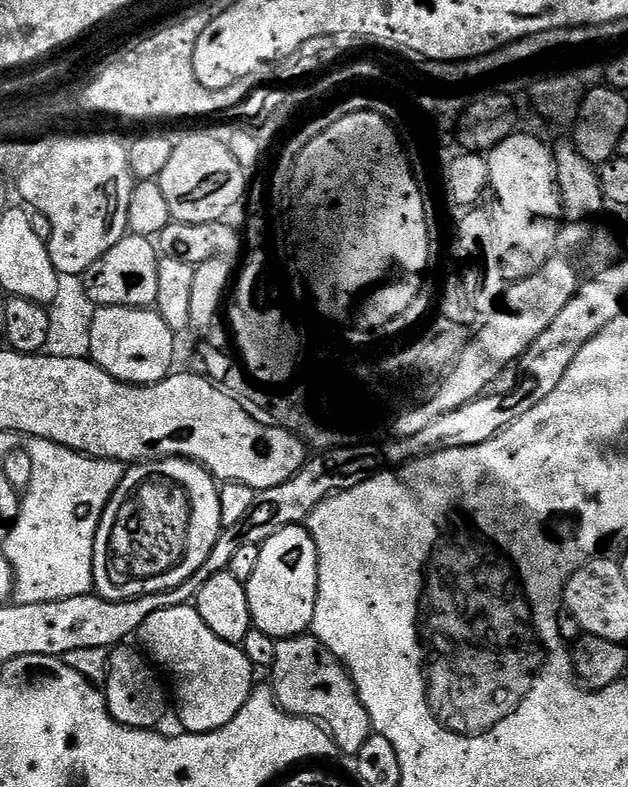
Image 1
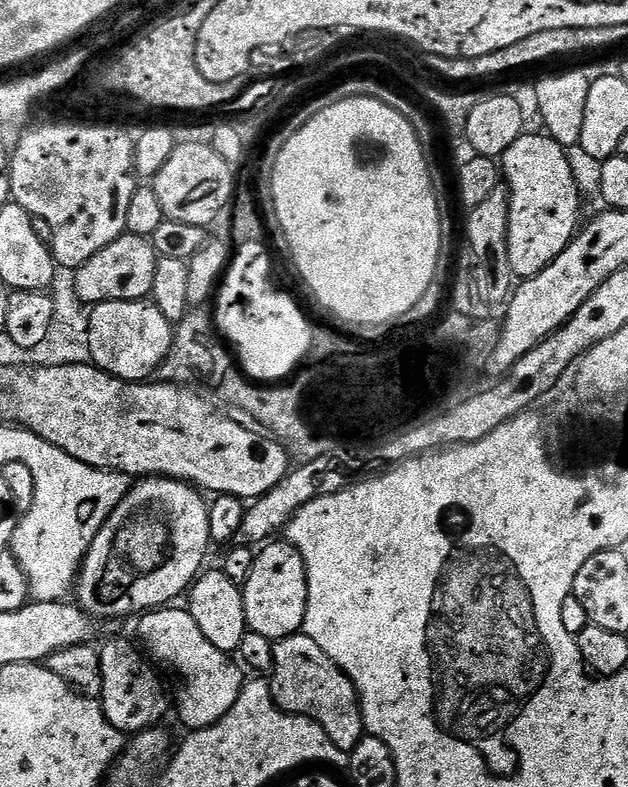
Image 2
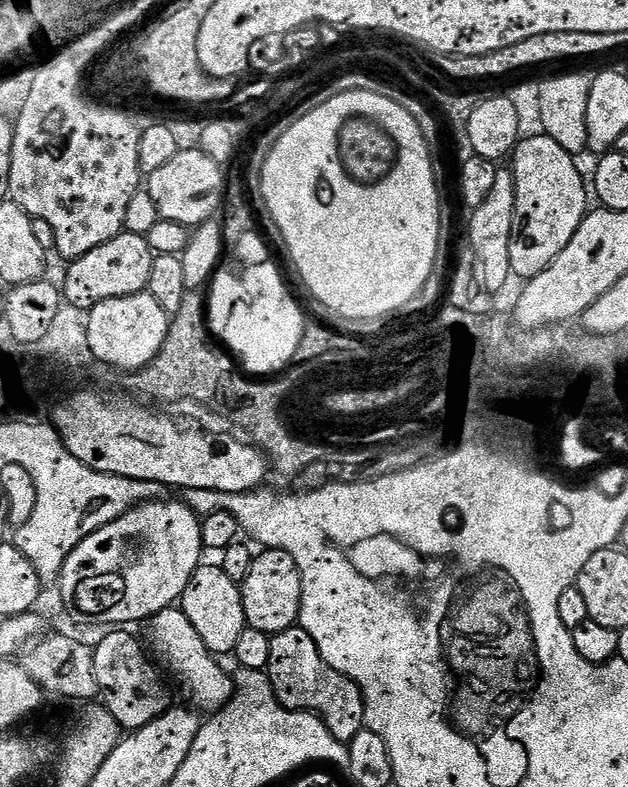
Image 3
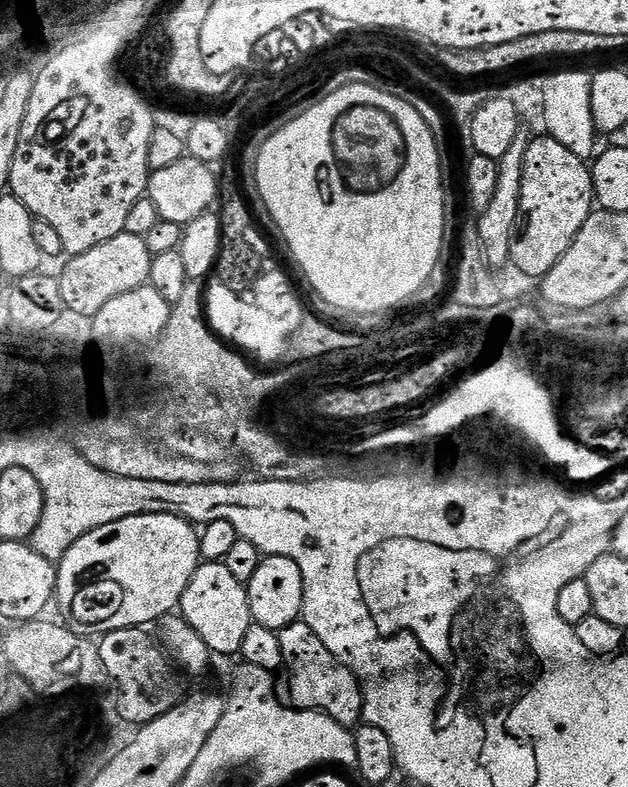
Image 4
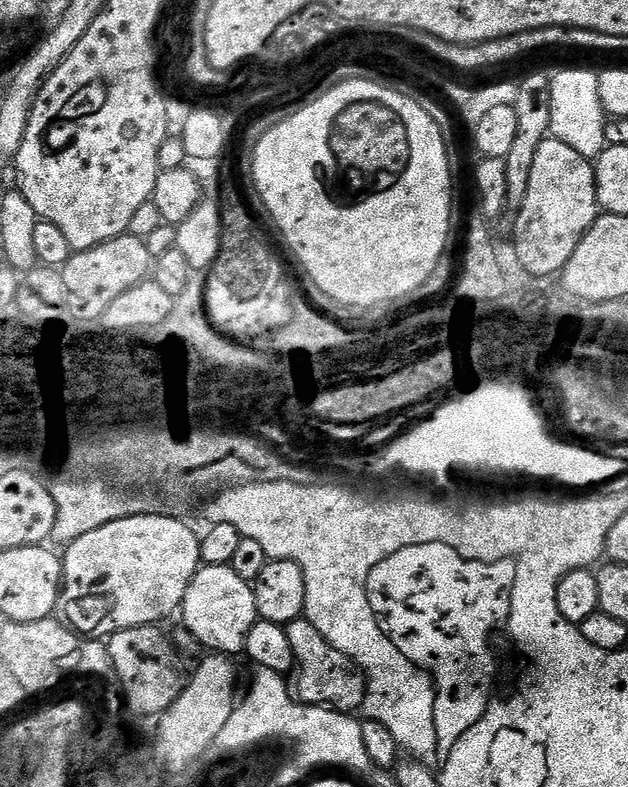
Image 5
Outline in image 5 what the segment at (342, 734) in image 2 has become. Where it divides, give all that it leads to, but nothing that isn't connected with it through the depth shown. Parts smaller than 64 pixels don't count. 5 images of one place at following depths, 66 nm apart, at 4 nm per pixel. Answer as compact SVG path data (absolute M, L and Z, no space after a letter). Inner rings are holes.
M307 618L292 620L286 625L290 646L295 660L294 692L301 704L315 704L322 708L331 708L333 712L356 714L364 706L364 674L352 663L346 654L334 650Z

